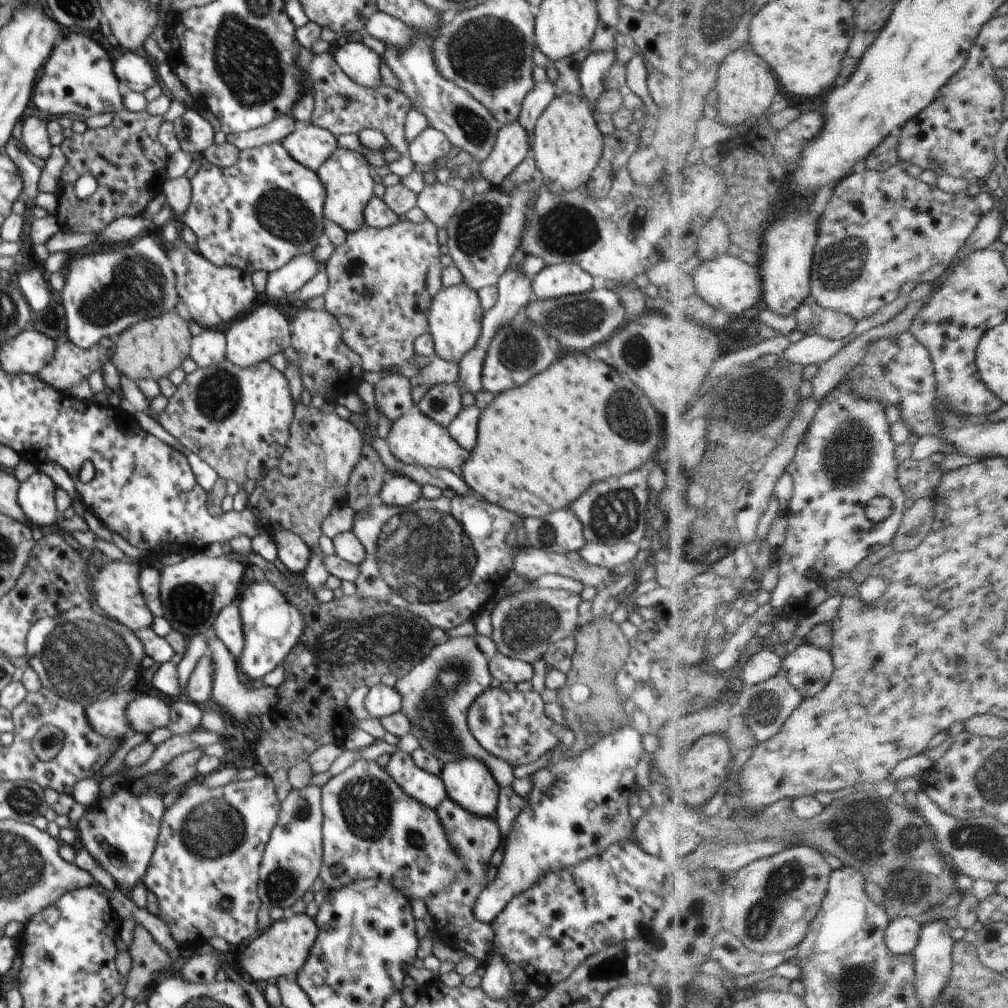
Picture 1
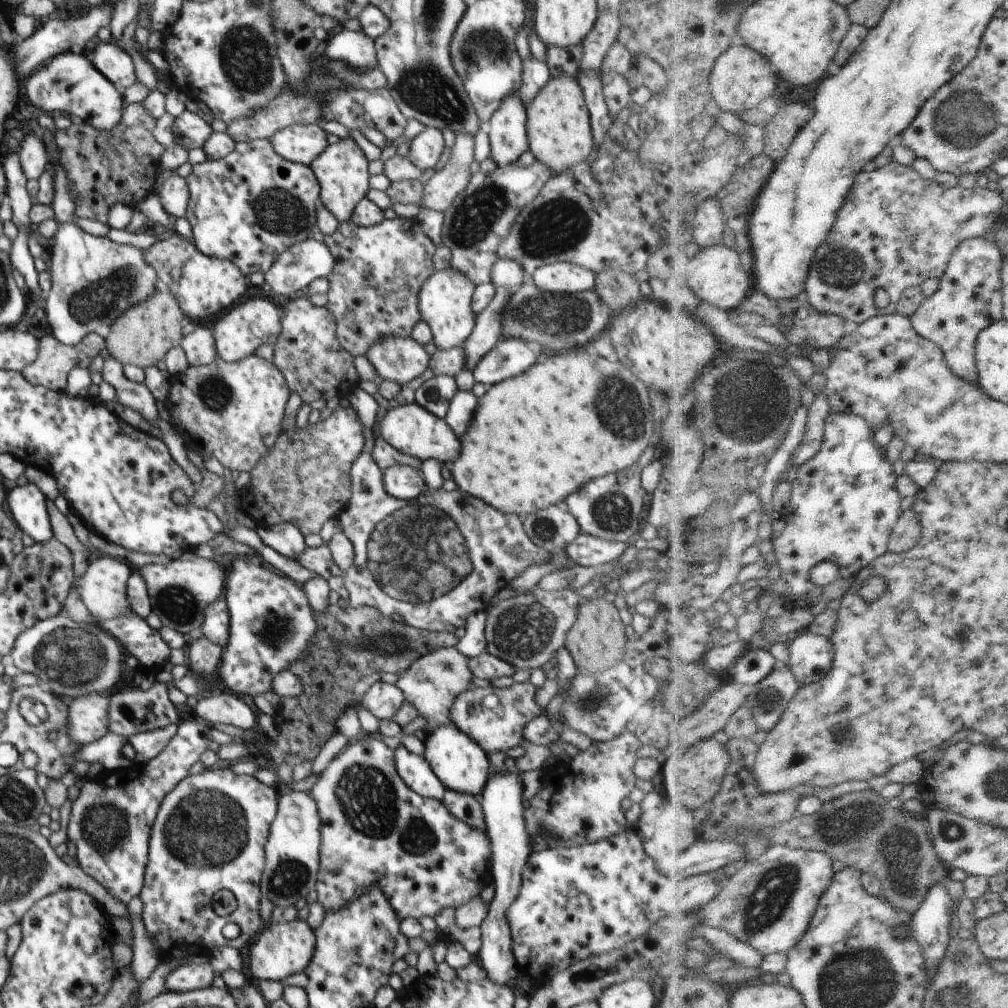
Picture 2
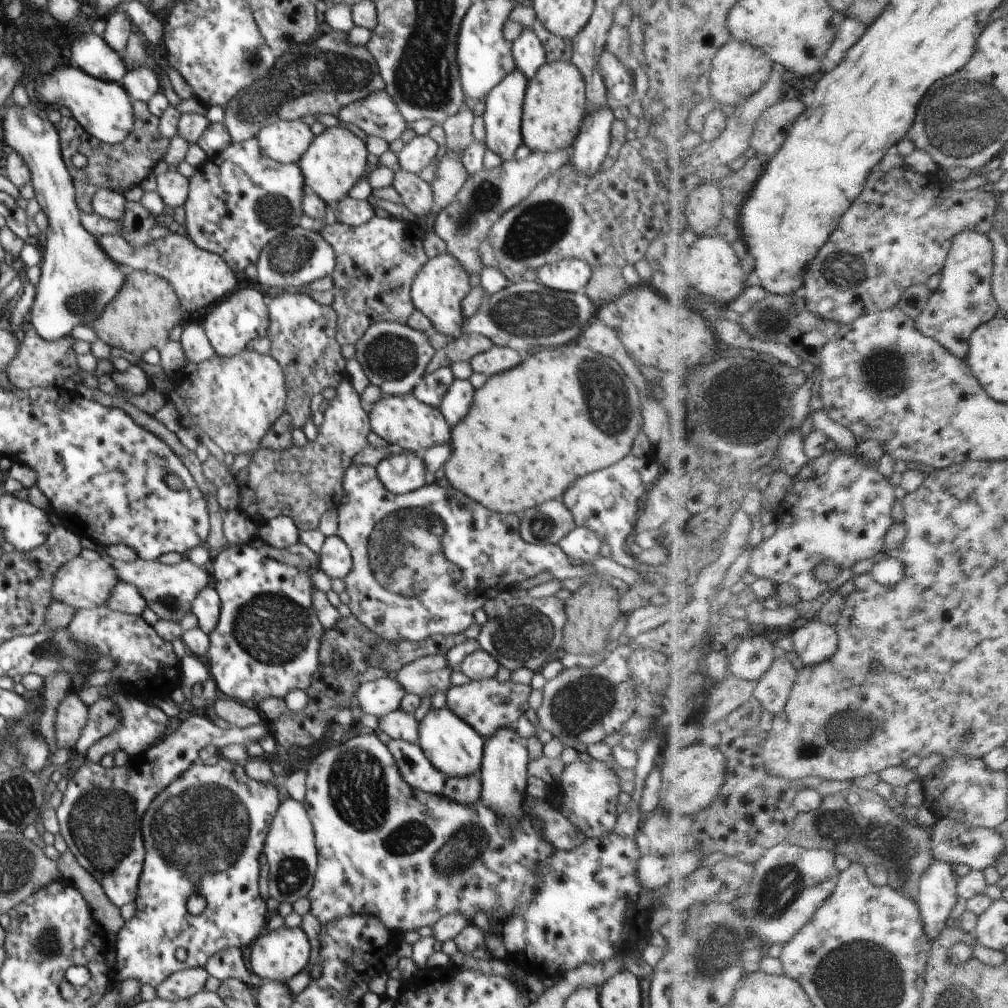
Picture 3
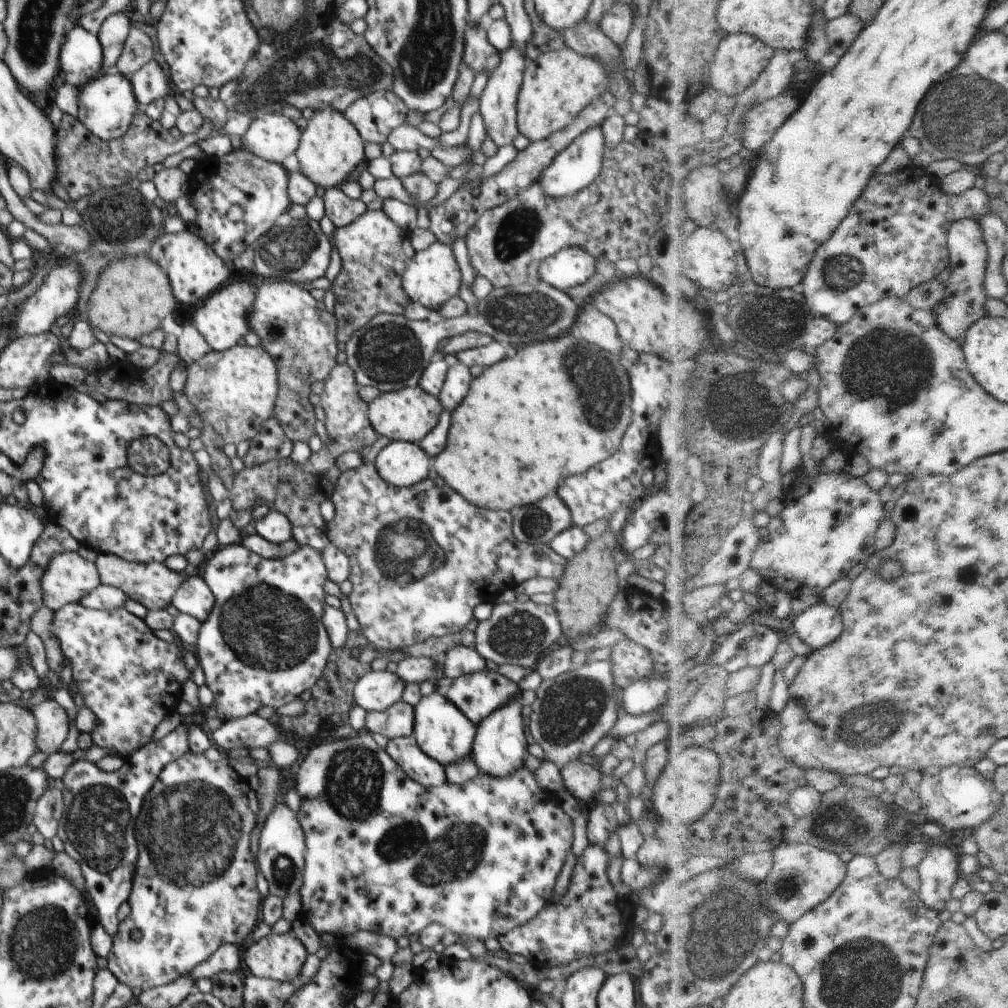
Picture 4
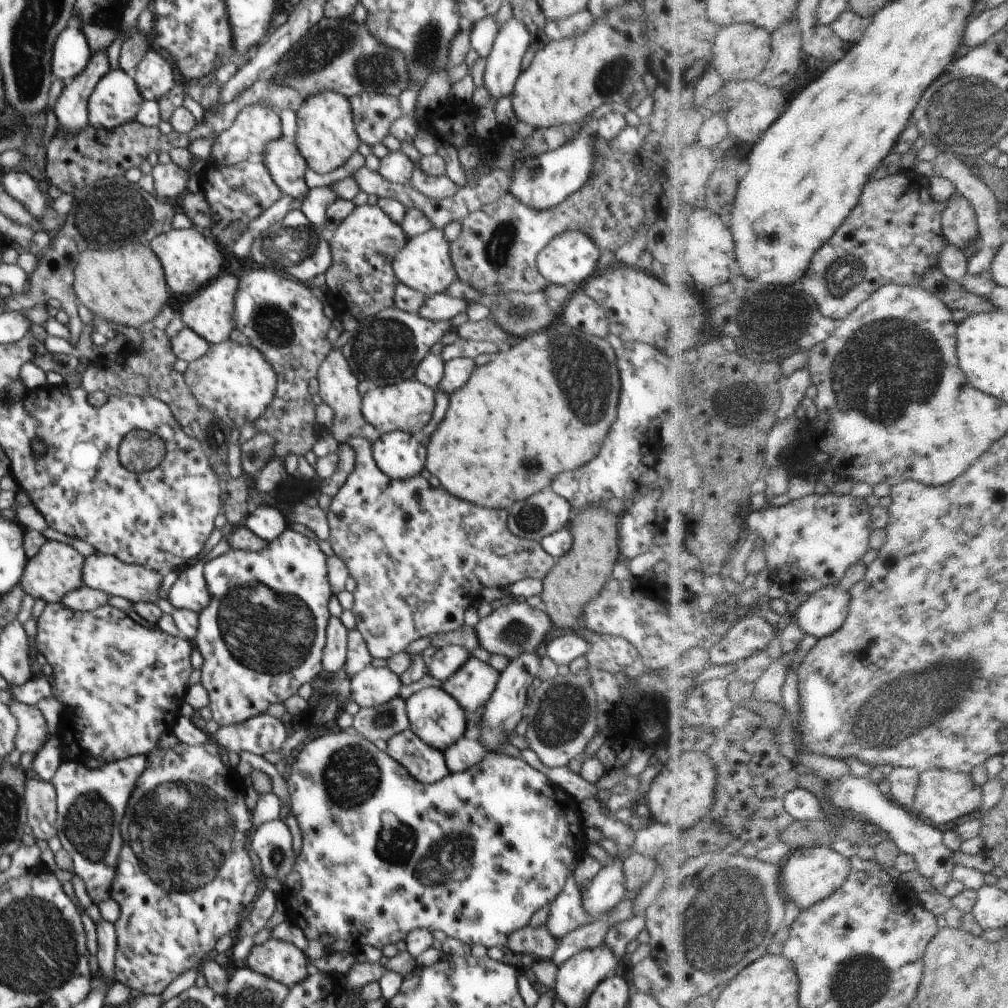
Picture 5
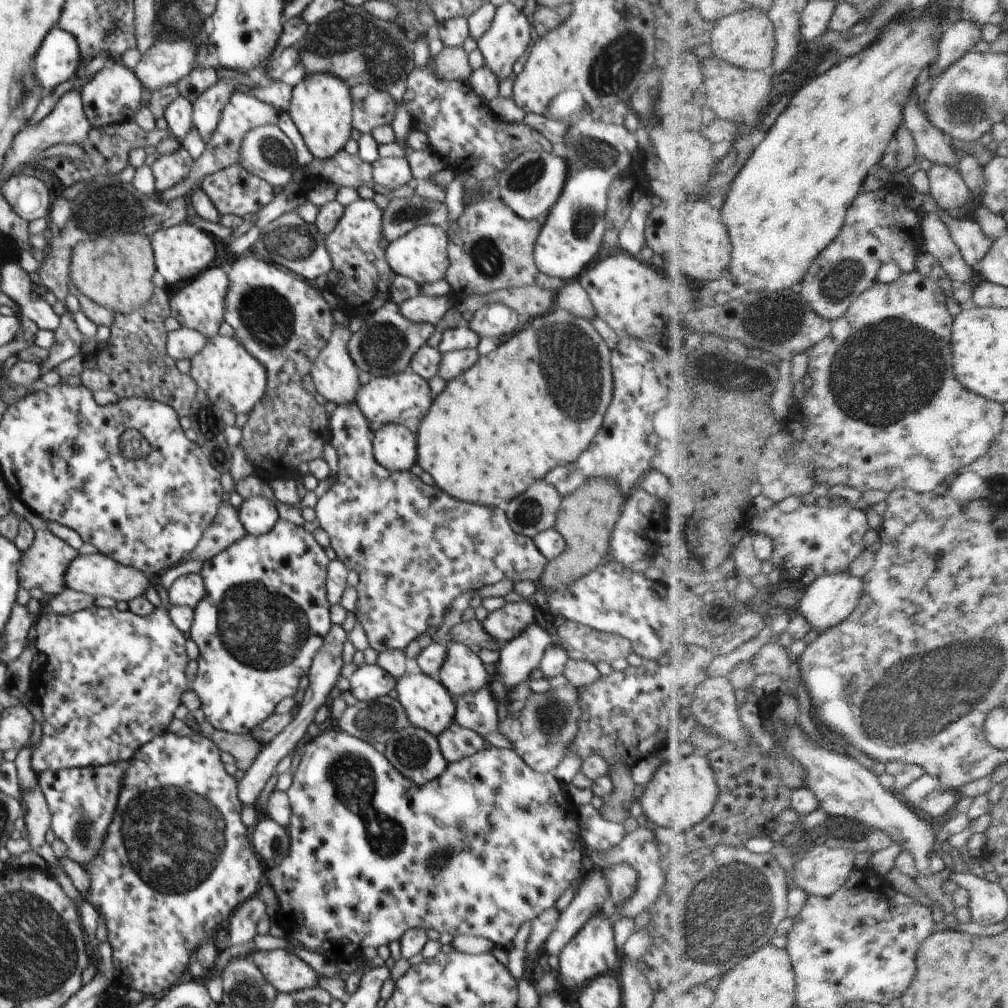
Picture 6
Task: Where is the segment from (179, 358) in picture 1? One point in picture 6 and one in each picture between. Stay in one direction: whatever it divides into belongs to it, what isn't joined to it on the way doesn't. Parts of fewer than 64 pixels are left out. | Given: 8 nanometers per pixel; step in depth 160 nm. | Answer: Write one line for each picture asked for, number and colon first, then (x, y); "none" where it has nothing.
2: (143, 335)
3: (141, 315)
4: (133, 295)
5: (127, 286)
6: (116, 272)

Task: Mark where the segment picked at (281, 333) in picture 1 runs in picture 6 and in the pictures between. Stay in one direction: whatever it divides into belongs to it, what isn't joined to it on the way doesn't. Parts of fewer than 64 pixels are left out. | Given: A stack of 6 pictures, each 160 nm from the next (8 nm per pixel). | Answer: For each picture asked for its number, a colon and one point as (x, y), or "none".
2: (238, 334)
3: (242, 316)
4: (221, 317)
5: (209, 312)
6: (200, 305)

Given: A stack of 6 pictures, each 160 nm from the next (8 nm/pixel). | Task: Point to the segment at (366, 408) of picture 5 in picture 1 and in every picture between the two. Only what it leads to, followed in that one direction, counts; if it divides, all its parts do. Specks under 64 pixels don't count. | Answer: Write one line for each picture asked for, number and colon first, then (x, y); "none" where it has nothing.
1: (414, 438)
2: (411, 429)
3: (404, 422)
4: (408, 414)

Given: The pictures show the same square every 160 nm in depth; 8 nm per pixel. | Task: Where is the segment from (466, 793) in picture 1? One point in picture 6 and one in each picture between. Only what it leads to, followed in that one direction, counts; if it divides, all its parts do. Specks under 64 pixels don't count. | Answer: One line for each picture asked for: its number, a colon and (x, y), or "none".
2: (461, 764)
3: (453, 747)
4: (441, 730)
5: (434, 716)
6: (427, 704)

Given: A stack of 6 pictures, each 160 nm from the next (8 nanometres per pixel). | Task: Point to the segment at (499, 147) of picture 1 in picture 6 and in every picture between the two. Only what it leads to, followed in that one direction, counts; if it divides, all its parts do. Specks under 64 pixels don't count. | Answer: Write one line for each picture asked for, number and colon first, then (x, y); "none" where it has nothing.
2: (507, 130)
3: (502, 117)
4: (498, 100)
5: (503, 63)
6: (507, 39)

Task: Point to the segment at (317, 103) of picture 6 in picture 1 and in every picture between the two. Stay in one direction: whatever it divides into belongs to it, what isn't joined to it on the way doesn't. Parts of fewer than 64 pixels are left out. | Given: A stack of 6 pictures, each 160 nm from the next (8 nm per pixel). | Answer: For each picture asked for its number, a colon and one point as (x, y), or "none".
1: (346, 177)
2: (342, 169)
3: (335, 161)
4: (330, 148)
5: (326, 137)

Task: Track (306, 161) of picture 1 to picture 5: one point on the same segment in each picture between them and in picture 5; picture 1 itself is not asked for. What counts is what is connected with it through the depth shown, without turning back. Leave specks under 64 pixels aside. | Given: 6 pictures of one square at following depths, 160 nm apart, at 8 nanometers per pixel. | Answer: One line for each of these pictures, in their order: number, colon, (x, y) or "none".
2: (302, 144)
3: (286, 141)
4: (274, 137)
5: (255, 125)

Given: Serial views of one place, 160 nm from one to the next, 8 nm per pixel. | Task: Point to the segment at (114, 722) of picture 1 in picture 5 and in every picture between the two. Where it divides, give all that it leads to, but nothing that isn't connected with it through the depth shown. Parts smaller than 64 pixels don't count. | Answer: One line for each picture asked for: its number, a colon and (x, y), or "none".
2: (88, 716)
3: (73, 714)
4: (52, 723)
5: (32, 732)

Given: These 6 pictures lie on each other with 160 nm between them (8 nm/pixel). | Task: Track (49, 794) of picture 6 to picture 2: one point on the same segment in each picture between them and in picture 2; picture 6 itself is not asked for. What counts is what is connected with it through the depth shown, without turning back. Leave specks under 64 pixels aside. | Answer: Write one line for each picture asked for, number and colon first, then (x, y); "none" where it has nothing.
2: (111, 819)
3: (100, 817)
4: (97, 829)
5: (90, 802)

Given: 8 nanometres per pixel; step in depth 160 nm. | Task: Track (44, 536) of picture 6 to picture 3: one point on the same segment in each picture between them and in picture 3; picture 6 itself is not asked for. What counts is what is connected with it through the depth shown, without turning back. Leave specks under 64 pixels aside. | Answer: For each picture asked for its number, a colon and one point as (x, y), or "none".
3: (83, 584)
4: (68, 578)
5: (56, 570)

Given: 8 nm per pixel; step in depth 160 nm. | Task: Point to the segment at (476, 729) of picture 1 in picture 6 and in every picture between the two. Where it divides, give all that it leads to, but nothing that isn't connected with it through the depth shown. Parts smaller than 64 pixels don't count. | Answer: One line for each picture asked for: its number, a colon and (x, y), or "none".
2: (495, 718)
3: (488, 705)
4: (477, 695)
5: (471, 686)
6: (462, 672)

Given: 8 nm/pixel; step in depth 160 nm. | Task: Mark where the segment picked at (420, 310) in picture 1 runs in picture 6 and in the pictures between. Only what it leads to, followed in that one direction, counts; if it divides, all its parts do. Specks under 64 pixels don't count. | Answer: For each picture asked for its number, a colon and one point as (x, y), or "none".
2: (379, 270)
3: (376, 263)
4: (374, 251)
5: (363, 247)
6: (360, 274)

